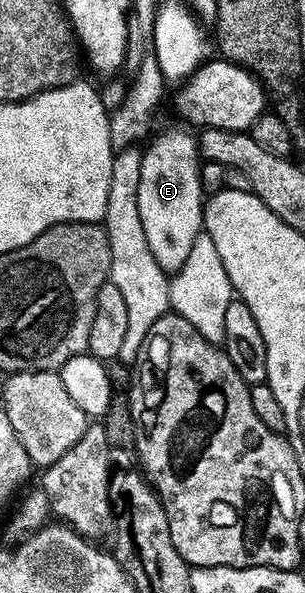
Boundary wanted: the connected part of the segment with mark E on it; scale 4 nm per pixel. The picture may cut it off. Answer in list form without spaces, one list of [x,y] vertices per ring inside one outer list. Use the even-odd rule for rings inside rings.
[[[168,129],[156,135],[143,150],[138,182],[138,210],[158,267],[171,275],[177,273],[182,263],[186,263],[190,250],[194,248],[194,239],[198,239],[203,230],[206,194],[200,186],[201,162],[198,160],[197,138],[193,134],[191,137],[184,129]]]

